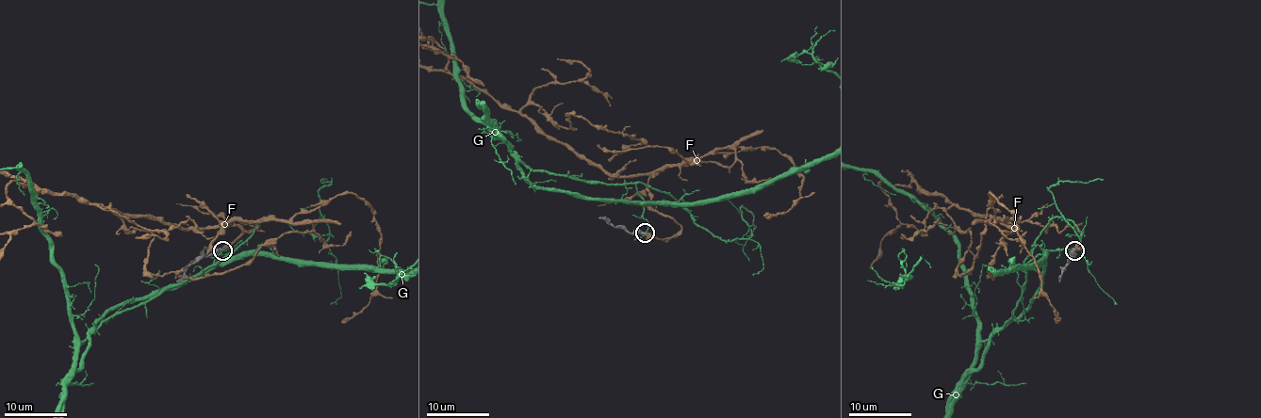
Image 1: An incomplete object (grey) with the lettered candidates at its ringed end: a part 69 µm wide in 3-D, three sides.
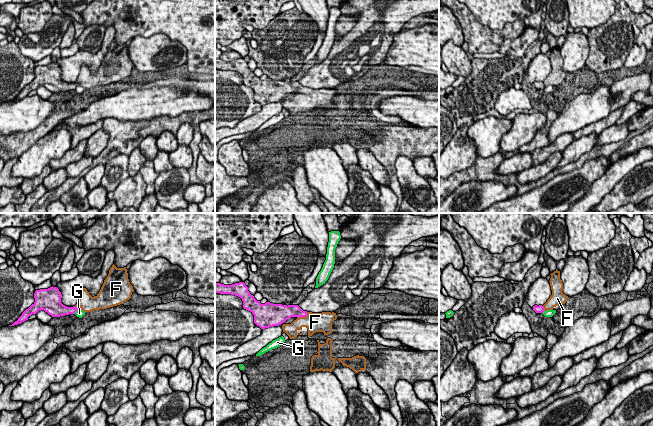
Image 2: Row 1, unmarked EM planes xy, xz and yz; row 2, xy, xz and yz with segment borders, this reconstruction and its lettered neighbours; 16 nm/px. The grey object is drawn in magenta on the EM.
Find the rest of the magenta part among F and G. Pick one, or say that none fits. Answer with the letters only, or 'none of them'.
F

